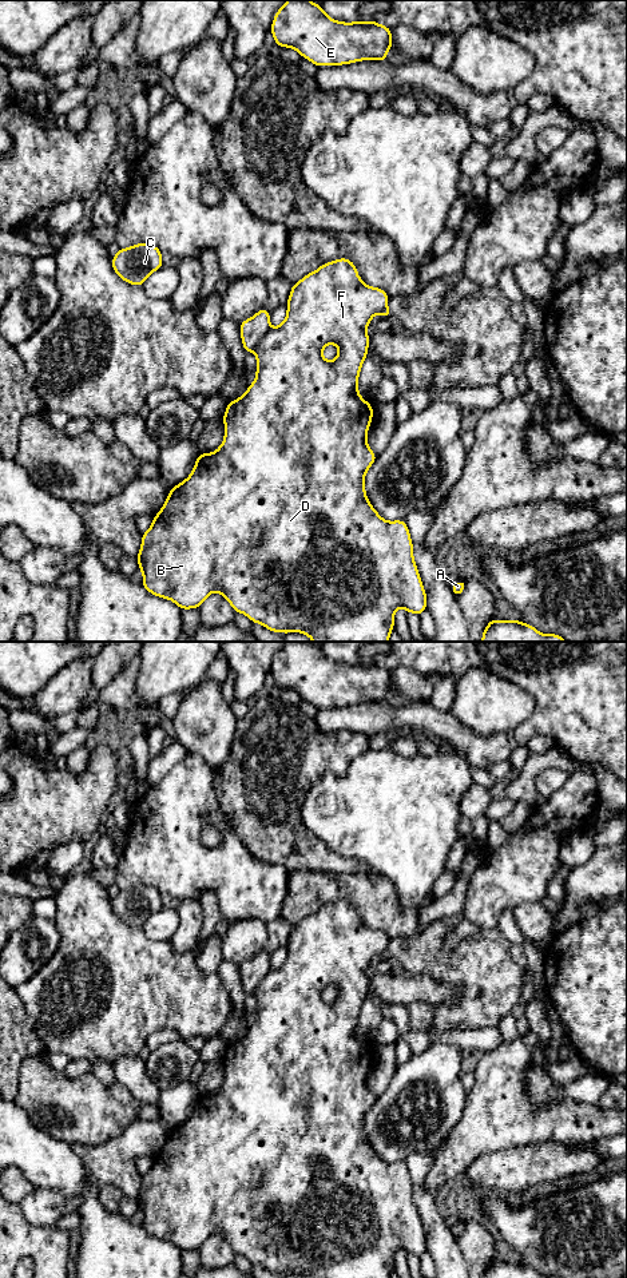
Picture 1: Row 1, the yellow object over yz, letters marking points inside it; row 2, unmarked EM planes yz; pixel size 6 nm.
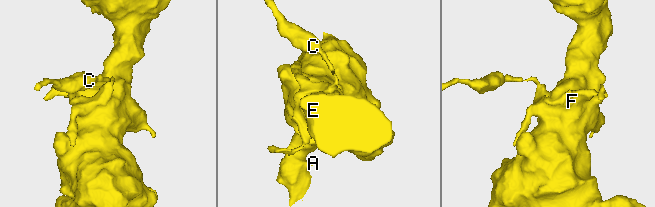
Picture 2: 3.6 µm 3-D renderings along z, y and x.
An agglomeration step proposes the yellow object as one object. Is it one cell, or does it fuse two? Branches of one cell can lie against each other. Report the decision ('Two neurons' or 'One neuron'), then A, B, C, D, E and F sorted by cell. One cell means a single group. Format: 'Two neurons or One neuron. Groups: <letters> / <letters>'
Two neurons. Groups: A B D E F / C

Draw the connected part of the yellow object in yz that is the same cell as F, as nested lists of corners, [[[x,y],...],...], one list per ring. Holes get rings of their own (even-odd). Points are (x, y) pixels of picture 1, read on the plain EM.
[[[340,900],[321,906],[291,928],[286,945],[285,963],[270,971],[255,991],[257,1019],[246,1035],[227,1044],[223,1056],[225,1080],[213,1095],[199,1095],[191,1116],[180,1126],[170,1130],[163,1150],[154,1158],[152,1167],[142,1176],[142,1188],[136,1198],[143,1214],[142,1227],[152,1237],[172,1242],[179,1250],[199,1250],[211,1234],[222,1235],[234,1254],[245,1255],[253,1265],[259,1265],[273,1274],[301,1274],[307,1278],[390,1278],[394,1270],[394,1253],[402,1249],[406,1254],[421,1257],[426,1251],[424,1231],[416,1203],[413,1186],[405,1162],[386,1163],[372,1148],[366,1139],[364,1120],[377,1096],[366,1084],[366,1076],[373,1059],[373,1048],[358,1035],[358,1016],[366,1000],[369,976],[366,968],[376,954],[388,948],[389,937],[380,929],[364,925],[356,906],[348,900]],[[336,985],[338,997],[333,1004],[322,999],[322,991]]]

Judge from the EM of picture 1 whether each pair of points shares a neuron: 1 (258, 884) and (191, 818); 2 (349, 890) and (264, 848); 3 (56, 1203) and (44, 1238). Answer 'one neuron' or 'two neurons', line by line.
1: one neuron
2: two neurons
3: two neurons

